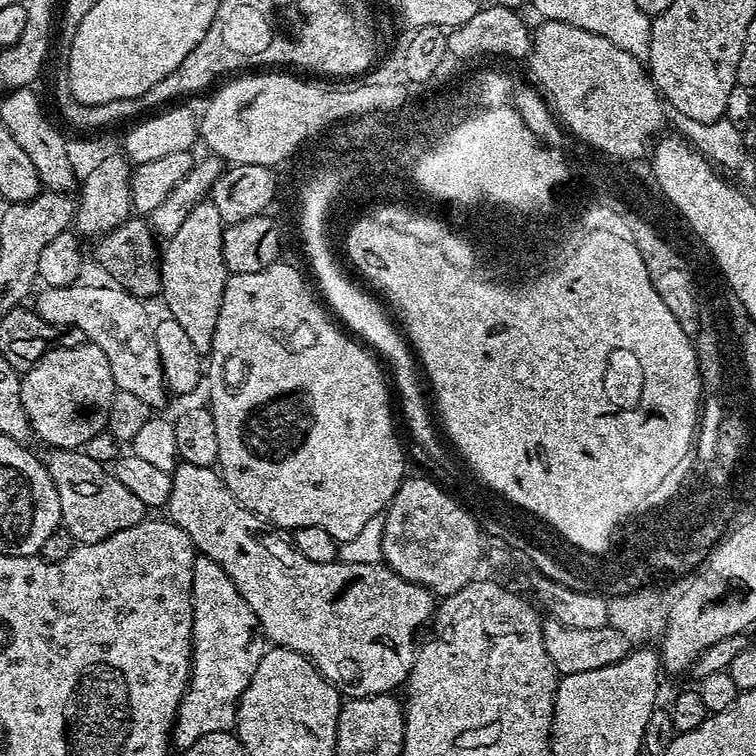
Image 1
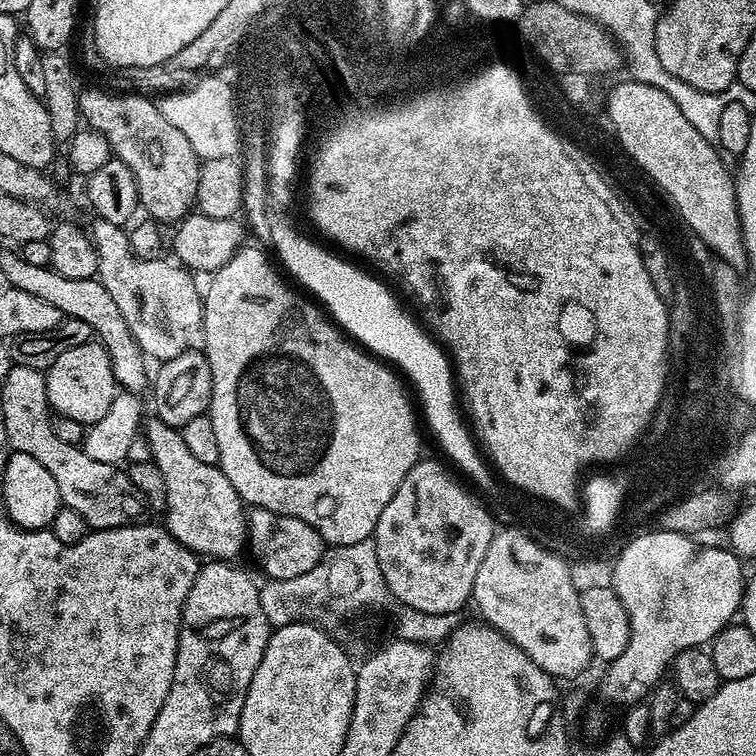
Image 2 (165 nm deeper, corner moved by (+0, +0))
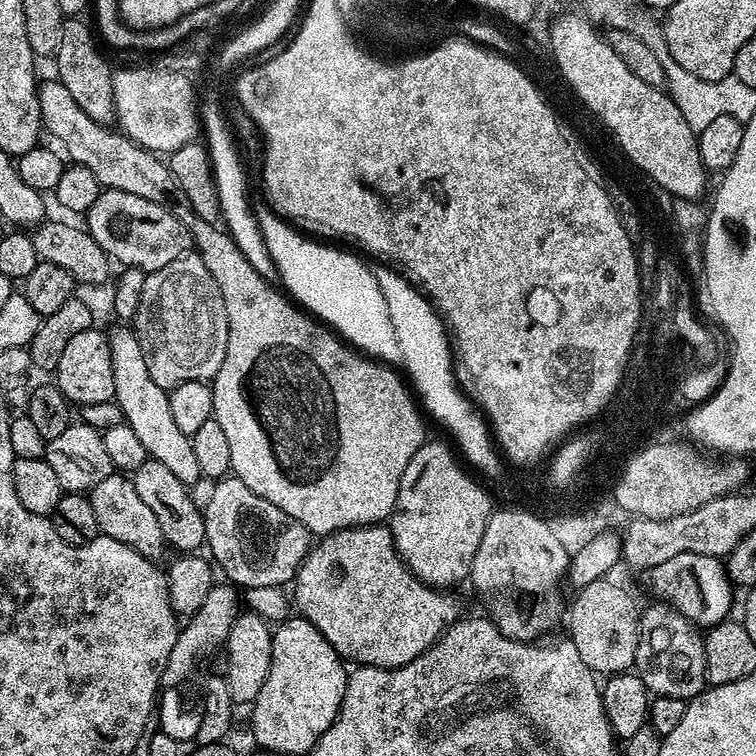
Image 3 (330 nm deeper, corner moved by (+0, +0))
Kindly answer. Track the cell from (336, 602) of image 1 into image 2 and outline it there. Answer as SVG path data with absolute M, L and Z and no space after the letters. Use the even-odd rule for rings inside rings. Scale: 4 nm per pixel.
M148 418L143 421L142 435L150 446L152 463L162 470L162 479L166 482L166 527L170 535L201 557L235 561L236 555L245 551L248 543L248 517L244 501L234 486L230 486L230 478L226 478L217 465L194 458L186 442L182 442L179 428L171 428L166 426L166 422Z

